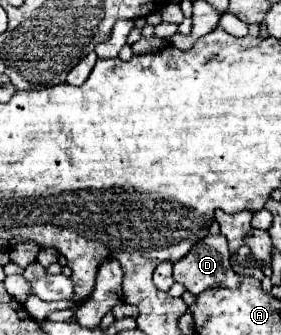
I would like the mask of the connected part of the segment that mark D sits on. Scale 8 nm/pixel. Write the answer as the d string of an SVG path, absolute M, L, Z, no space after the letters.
M205 236L187 256L173 264L173 278L191 294L199 294L211 286L237 288L239 276L233 272L229 258L231 252L225 236Z

